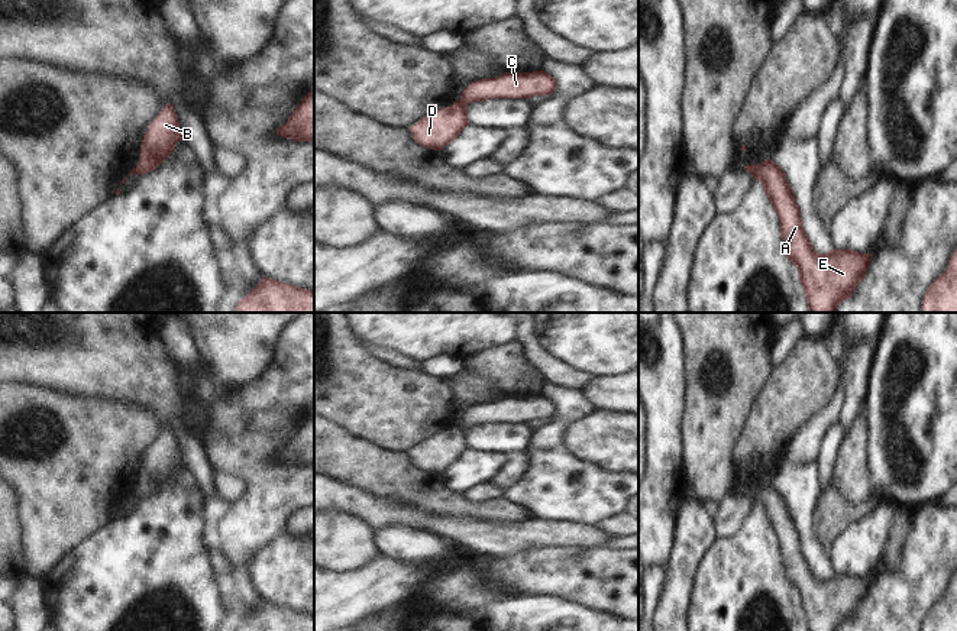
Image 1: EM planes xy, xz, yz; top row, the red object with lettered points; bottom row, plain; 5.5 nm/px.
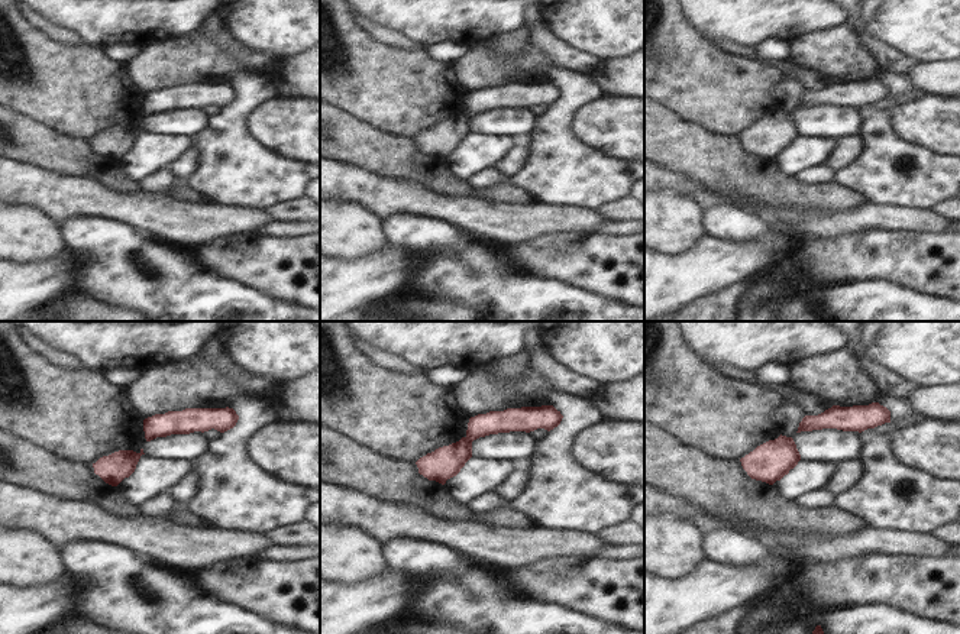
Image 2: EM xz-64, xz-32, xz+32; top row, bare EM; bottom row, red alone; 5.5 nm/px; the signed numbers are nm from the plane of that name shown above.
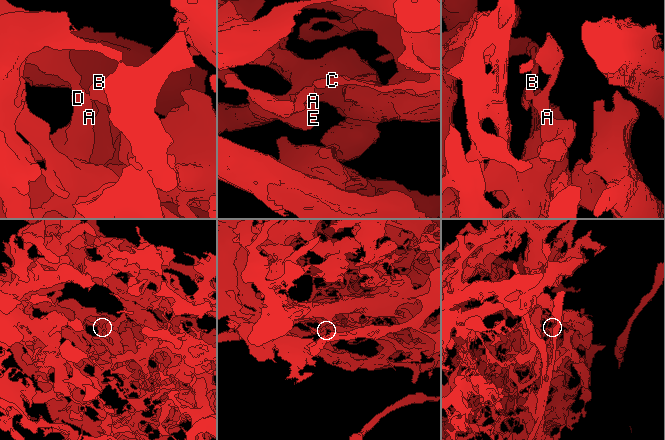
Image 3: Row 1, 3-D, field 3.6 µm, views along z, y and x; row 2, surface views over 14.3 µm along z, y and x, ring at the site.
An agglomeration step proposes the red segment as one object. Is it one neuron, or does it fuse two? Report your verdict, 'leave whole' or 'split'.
split

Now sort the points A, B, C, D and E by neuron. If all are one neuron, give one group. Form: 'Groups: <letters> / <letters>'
Groups: A D E / B C

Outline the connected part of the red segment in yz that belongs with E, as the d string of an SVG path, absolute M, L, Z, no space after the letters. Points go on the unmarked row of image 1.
M766 483L756 488L751 498L777 537L785 576L798 592L808 631L838 631L863 605L873 579L835 572L818 577L804 553L798 524L783 494Z

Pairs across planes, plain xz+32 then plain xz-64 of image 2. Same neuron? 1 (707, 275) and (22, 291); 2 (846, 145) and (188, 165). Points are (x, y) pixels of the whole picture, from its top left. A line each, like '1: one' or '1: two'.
1: one
2: one

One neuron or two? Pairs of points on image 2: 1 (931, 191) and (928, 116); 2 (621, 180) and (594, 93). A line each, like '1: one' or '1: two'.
1: two
2: one

